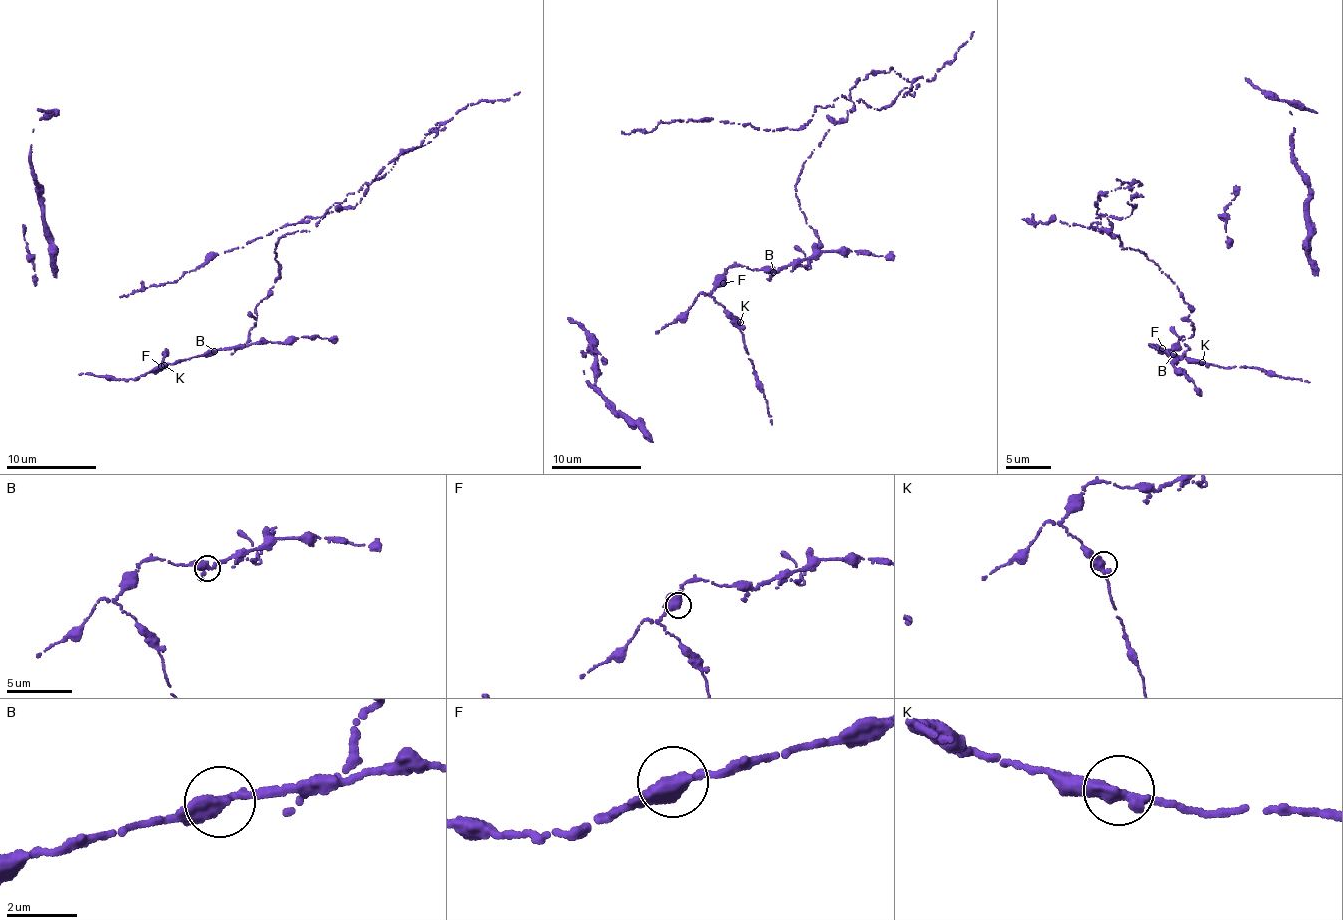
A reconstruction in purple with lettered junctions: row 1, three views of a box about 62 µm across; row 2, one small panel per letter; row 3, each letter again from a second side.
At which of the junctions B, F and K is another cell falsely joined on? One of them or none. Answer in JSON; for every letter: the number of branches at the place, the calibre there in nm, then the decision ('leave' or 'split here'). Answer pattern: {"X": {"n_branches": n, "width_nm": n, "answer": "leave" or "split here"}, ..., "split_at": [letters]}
{"B": {"n_branches": 3, "width_nm": 320, "answer": "split here"}, "F": {"n_branches": 3, "width_nm": 360, "answer": "leave"}, "K": {"n_branches": 2, "width_nm": 400, "answer": "leave"}, "split_at": ["B"]}

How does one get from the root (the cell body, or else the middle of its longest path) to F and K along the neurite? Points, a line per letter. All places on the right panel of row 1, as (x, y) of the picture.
F: (1177, 359), (1172, 358), (1169, 351), (1165, 352), (1150, 345), (1162, 348)
K: (1177, 359), (1172, 358), (1169, 351), (1165, 352), (1150, 345), (1167, 353), (1202, 362)

